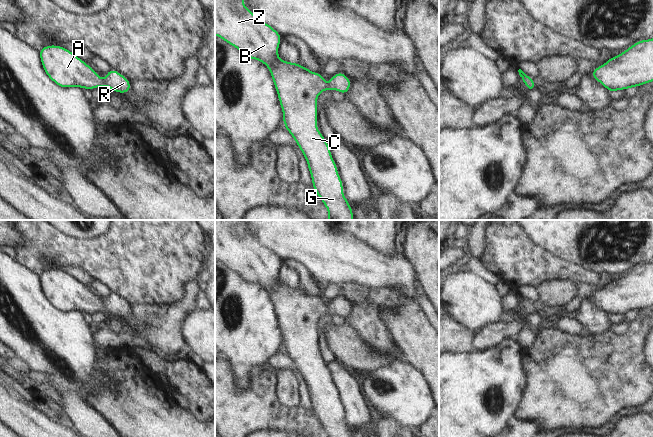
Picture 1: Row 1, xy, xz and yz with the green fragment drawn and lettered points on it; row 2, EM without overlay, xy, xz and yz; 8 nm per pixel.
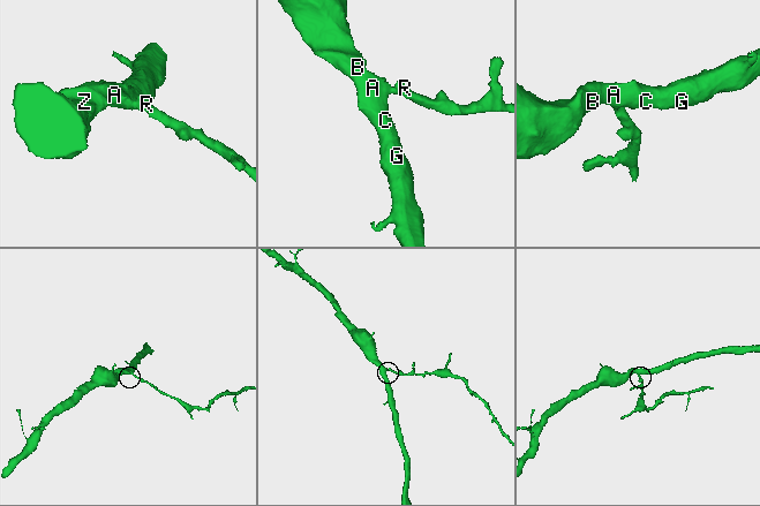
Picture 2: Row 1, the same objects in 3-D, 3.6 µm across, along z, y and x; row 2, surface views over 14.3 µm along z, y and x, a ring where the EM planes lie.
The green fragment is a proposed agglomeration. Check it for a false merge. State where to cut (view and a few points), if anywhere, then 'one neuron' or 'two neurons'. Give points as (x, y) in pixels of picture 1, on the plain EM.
cut none; one neuron

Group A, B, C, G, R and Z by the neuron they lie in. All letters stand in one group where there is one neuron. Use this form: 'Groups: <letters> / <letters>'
Groups: A B C G R Z

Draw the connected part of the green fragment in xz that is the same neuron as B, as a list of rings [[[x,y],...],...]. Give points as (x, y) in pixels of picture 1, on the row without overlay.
[[[215,220],[215,259],[237,272],[247,282],[259,284],[267,290],[284,339],[282,346],[306,383],[314,415],[328,437],[353,437],[343,418],[343,406],[330,371],[317,352],[318,319],[326,314],[336,314],[345,319],[350,313],[351,303],[343,296],[338,296],[326,308],[322,298],[311,296],[299,287],[281,284],[278,280],[282,263],[280,257],[271,249],[261,246],[252,234],[244,230],[244,220]]]

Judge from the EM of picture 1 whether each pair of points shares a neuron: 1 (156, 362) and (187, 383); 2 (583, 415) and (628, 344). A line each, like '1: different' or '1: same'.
1: same
2: same

